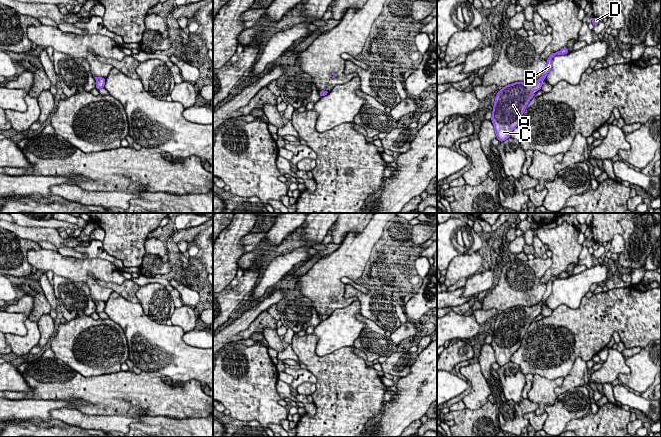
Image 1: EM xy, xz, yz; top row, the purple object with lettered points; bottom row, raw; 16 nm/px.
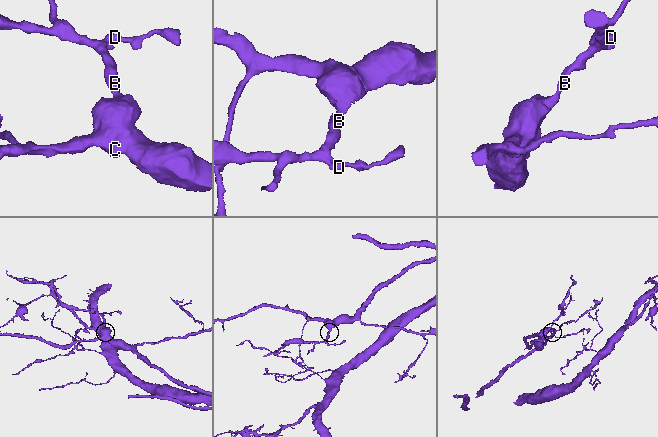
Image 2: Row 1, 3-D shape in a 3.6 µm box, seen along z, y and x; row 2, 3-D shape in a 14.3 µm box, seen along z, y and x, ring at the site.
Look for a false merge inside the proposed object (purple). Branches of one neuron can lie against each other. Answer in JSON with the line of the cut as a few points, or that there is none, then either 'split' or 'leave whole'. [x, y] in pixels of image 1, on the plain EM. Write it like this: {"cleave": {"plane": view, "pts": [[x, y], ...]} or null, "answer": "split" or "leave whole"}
{"cleave": null, "answer": "leave whole"}

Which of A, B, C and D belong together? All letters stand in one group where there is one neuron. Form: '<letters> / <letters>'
A B C D

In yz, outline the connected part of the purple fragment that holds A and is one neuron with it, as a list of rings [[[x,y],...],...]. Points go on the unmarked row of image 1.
[[[567,271],[551,277],[546,284],[547,288],[542,300],[533,306],[515,306],[508,308],[498,315],[495,320],[491,345],[494,349],[496,362],[503,366],[510,362],[511,356],[520,348],[522,339],[534,321],[534,316],[541,314],[543,305],[552,292],[552,282],[555,279],[568,278]]]

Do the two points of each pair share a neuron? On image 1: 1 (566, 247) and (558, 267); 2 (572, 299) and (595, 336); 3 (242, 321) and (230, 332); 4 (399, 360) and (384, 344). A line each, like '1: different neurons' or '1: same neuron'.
1: same neuron
2: different neurons
3: same neuron
4: different neurons

